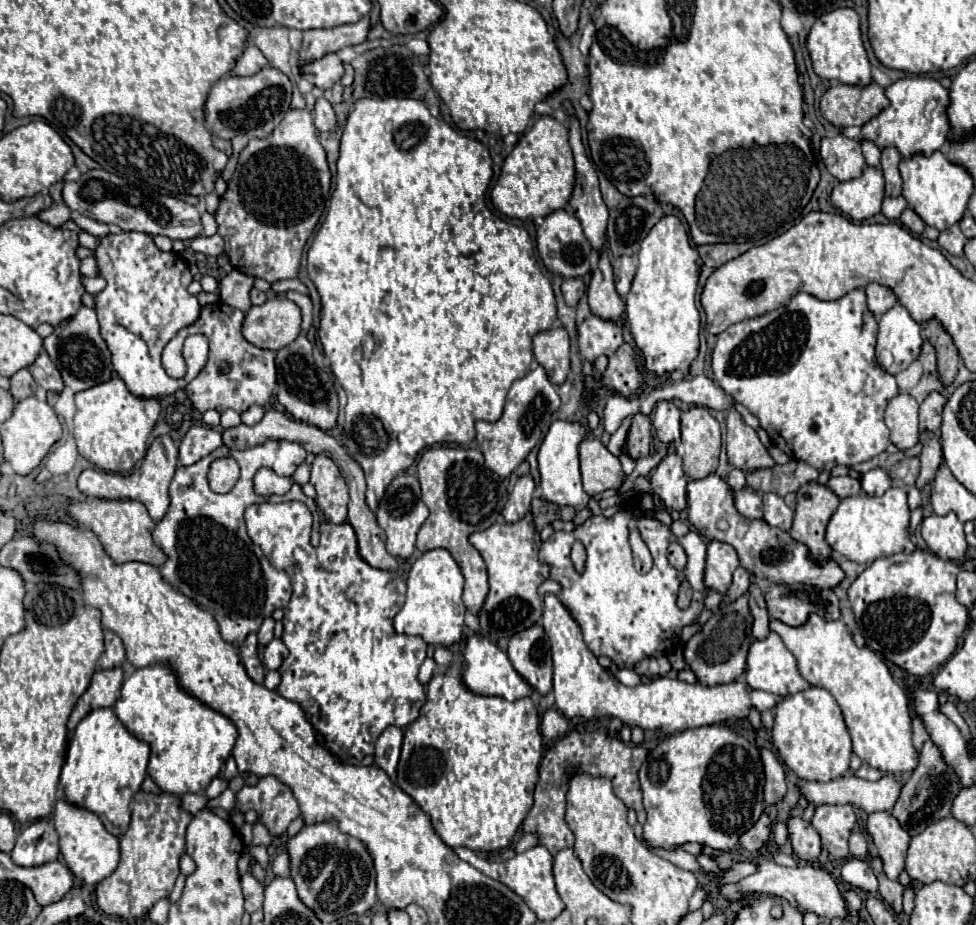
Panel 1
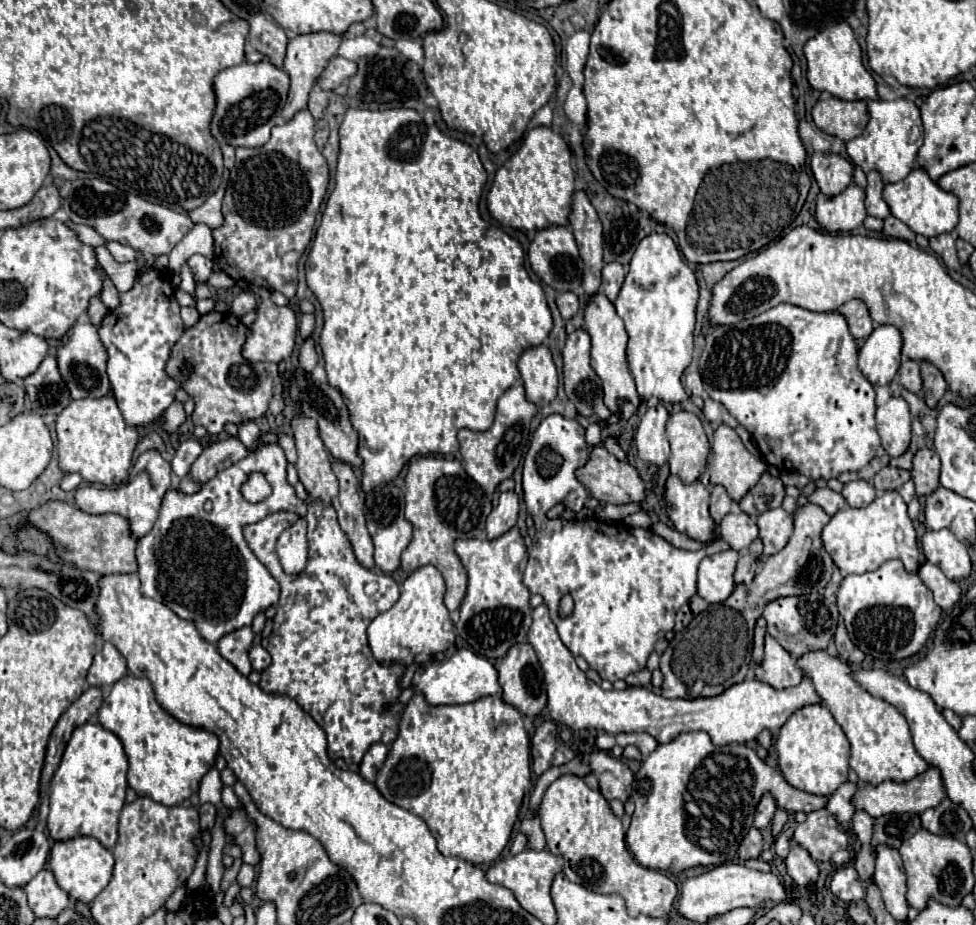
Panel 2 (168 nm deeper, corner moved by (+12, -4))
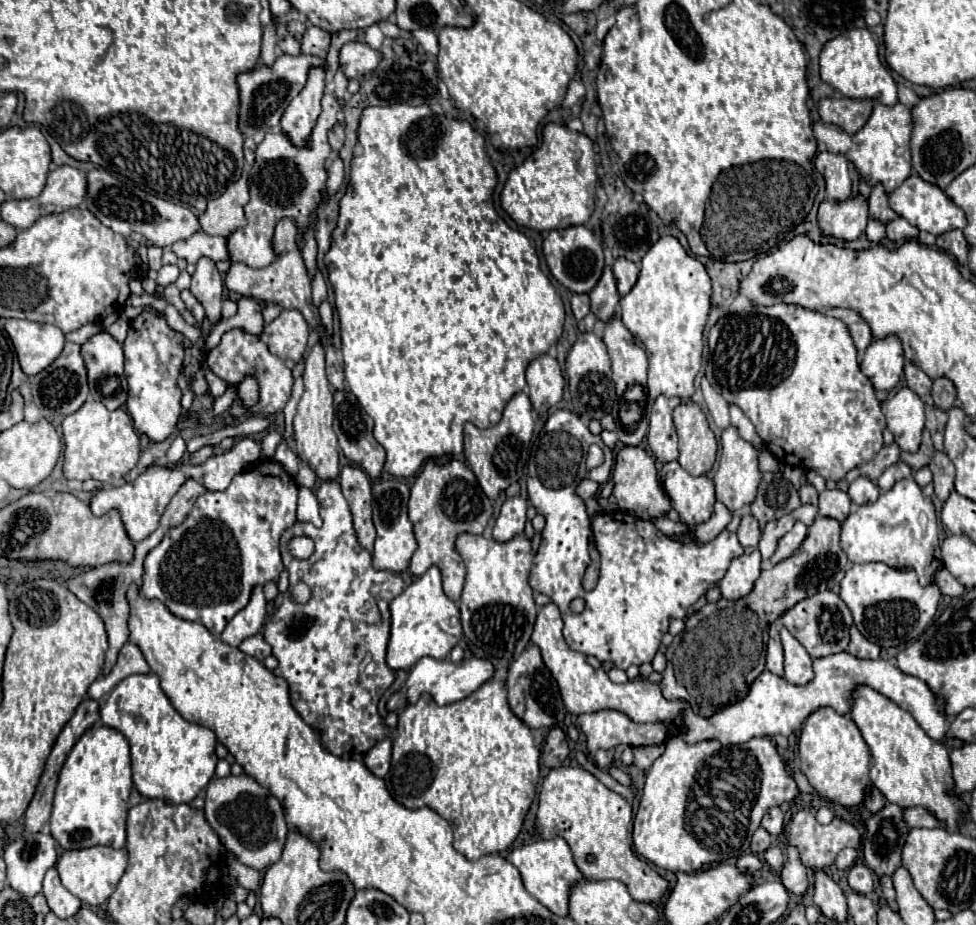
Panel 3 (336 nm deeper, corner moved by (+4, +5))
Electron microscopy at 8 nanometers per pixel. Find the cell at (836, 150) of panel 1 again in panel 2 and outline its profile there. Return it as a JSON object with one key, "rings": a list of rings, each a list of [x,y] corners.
{"rings":[[[816,152],[812,156],[810,168],[824,196],[836,196],[852,182],[852,164],[842,156],[828,156]]]}

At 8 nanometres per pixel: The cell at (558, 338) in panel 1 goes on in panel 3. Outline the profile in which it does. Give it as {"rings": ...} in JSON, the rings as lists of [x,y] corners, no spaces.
{"rings":[[[548,353],[536,357],[526,369],[526,383],[532,407],[542,415],[562,399],[564,377],[558,361]]]}

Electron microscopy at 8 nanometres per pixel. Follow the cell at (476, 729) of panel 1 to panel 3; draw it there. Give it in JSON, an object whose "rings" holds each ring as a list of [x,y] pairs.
{"rings":[[[490,679],[486,681],[478,691],[474,691],[472,695],[468,695],[466,699],[462,701],[456,701],[456,703],[450,703],[450,705],[436,705],[434,699],[426,693],[420,695],[420,699],[414,703],[414,705],[406,705],[400,715],[398,715],[398,727],[396,727],[396,737],[392,741],[392,767],[390,771],[386,773],[384,781],[386,781],[386,787],[388,791],[392,793],[392,797],[402,803],[404,807],[408,809],[418,809],[418,807],[430,807],[432,811],[436,811],[440,817],[444,817],[452,829],[454,829],[454,847],[464,853],[468,859],[480,859],[482,855],[494,855],[494,853],[500,853],[500,851],[506,851],[514,839],[518,837],[520,829],[522,829],[522,821],[524,821],[524,815],[528,813],[530,805],[532,805],[532,799],[536,795],[536,785],[538,785],[538,779],[540,779],[540,751],[538,747],[534,745],[534,737],[532,737],[532,731],[530,727],[518,719],[510,705],[508,705],[508,699],[506,699],[506,685],[502,681],[496,681],[496,679]]]}

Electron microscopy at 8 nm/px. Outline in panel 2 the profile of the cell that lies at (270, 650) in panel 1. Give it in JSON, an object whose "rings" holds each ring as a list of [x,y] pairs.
{"rings":[[[256,644],[256,646],[252,646],[250,650],[248,650],[248,658],[250,658],[250,662],[252,662],[252,668],[256,670],[256,672],[262,672],[264,668],[268,668],[268,664],[270,664],[270,654],[260,646],[260,644]]]}

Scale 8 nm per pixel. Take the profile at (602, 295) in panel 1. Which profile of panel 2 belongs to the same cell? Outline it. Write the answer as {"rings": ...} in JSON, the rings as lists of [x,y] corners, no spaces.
{"rings":[[[598,292],[596,296],[592,296],[590,304],[586,306],[586,312],[584,312],[584,330],[592,338],[592,368],[596,370],[596,374],[602,380],[604,404],[608,406],[608,410],[612,414],[620,416],[624,400],[638,400],[638,396],[636,396],[636,384],[634,384],[634,378],[630,374],[628,360],[626,360],[628,334],[624,330],[622,318],[618,318],[612,302],[602,292]]]}

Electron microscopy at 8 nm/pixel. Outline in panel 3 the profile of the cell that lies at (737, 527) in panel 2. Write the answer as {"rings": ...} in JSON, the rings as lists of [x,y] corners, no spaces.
{"rings":[[[746,513],[740,521],[740,527],[738,527],[738,541],[742,547],[756,547],[758,545],[758,539],[760,539],[760,525],[758,521]]]}

